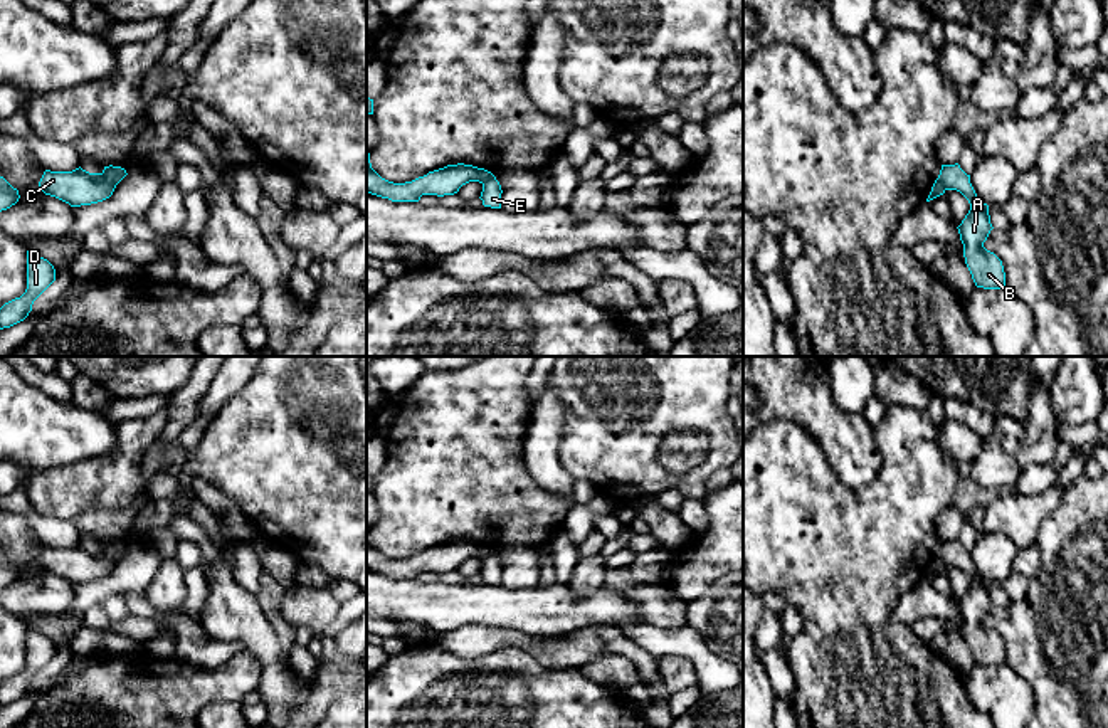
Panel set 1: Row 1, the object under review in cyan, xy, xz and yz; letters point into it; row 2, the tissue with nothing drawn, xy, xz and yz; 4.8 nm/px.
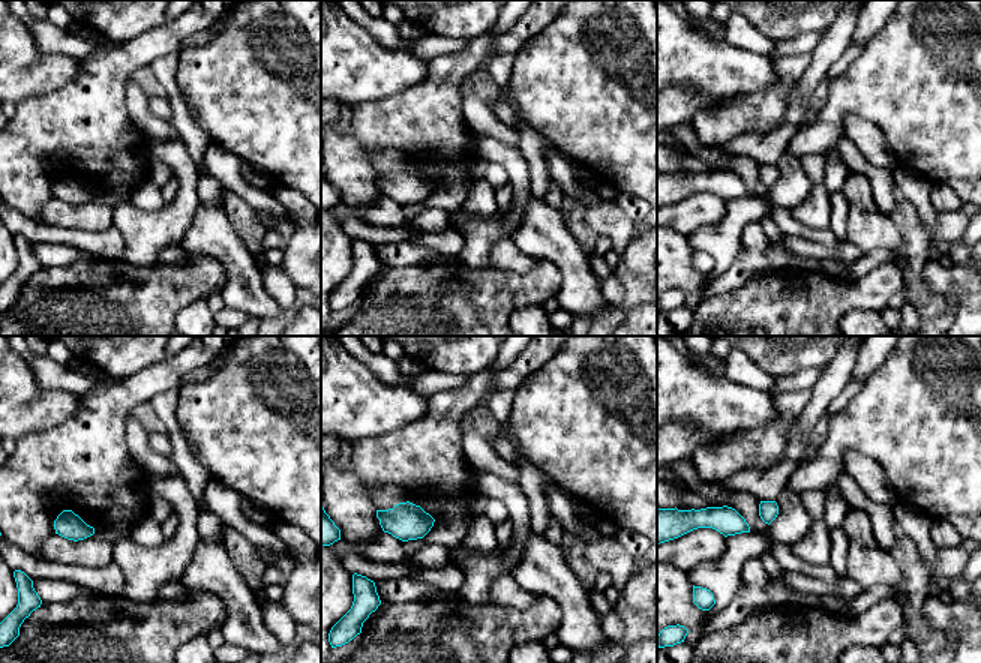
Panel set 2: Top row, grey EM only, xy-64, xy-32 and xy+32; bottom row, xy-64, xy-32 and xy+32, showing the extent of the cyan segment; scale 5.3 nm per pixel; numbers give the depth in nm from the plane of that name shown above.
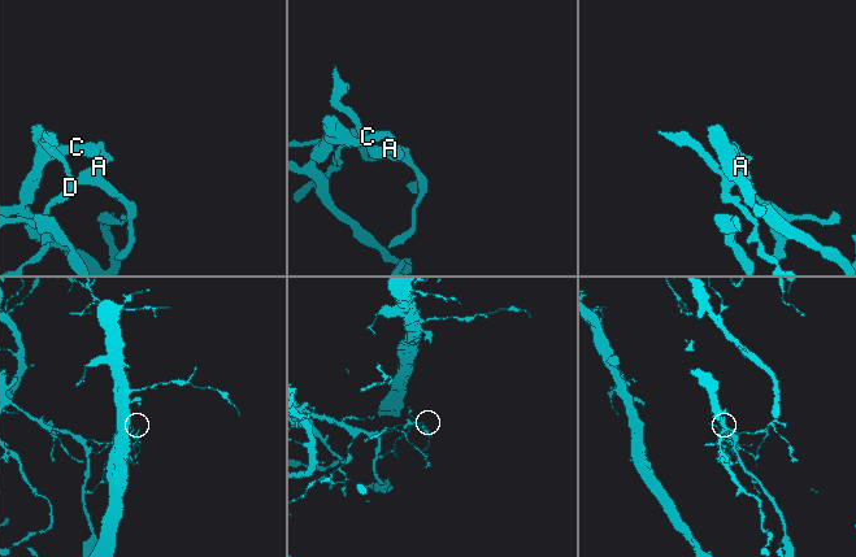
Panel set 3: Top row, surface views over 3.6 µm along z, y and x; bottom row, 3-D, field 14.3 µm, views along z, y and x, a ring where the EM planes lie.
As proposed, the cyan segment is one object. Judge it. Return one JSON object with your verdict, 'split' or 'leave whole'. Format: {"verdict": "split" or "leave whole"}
{"verdict": "split"}

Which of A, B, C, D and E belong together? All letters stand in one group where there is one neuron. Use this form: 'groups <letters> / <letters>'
groups A B D E / C

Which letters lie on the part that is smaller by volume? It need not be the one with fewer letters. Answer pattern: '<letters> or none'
A, B, D, E

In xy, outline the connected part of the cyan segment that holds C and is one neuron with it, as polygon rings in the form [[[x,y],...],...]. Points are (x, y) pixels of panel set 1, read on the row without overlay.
[[[81,543],[72,548],[45,546],[39,567],[71,583],[91,582],[109,575],[116,562],[104,550],[89,550]]]

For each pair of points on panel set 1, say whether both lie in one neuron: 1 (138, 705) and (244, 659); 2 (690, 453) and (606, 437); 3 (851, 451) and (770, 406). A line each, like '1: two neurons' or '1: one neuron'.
1: one neuron
2: two neurons
3: one neuron

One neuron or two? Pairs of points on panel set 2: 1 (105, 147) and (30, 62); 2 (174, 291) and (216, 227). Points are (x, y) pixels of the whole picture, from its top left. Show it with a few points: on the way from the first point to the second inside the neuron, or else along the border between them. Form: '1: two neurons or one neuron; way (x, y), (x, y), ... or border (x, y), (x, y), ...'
1: two neurons; border (80, 65), (80, 72), (68, 83), (21, 101)
2: two neurons; border (185, 249), (215, 257), (227, 275)

